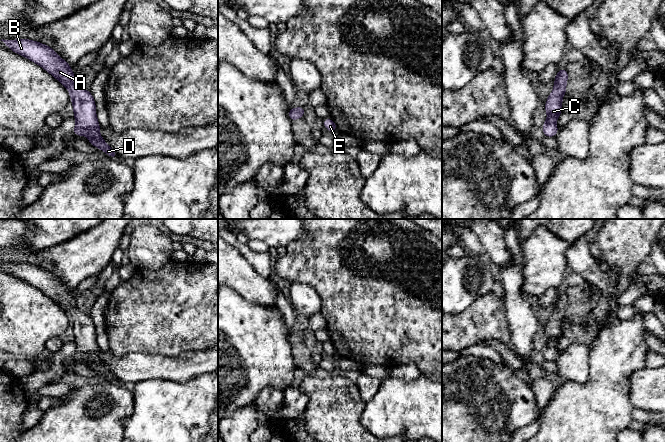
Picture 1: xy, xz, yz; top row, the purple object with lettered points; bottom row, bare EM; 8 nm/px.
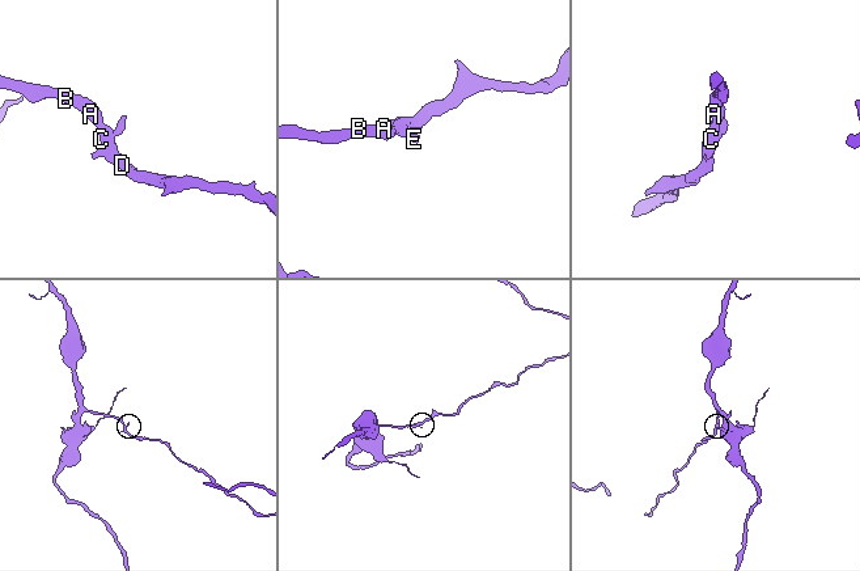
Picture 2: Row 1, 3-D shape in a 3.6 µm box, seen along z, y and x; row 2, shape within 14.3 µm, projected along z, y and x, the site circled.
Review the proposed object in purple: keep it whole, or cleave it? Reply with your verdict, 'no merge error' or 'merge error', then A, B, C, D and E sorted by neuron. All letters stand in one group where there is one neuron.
no merge error | A B C D E

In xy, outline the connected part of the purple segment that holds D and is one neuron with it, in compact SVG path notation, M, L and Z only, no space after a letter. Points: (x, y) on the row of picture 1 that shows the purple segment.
M29 39L4 40L6 46L15 53L41 66L69 90L76 125L73 134L88 136L89 143L117 159L117 153L109 147L99 133L100 124L96 116L95 100L90 93L77 84L76 74L52 48Z

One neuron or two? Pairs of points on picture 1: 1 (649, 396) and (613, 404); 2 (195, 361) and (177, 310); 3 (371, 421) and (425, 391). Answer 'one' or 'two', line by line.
1: two
2: two
3: one

